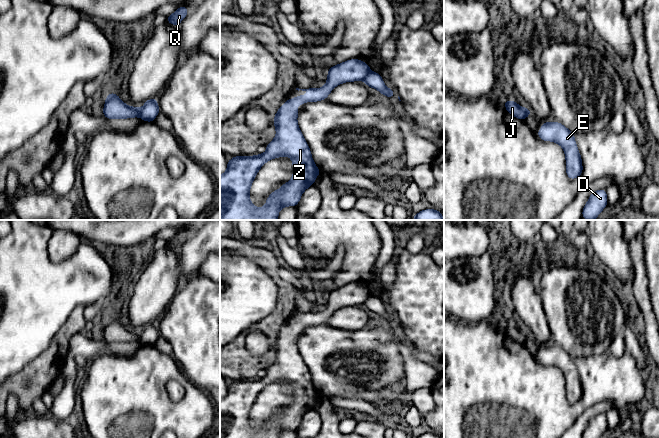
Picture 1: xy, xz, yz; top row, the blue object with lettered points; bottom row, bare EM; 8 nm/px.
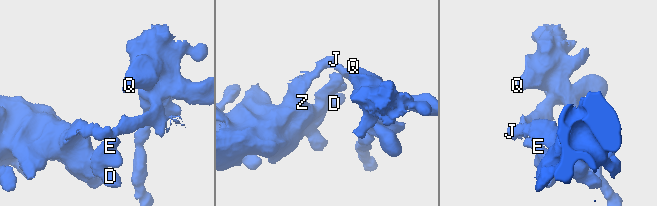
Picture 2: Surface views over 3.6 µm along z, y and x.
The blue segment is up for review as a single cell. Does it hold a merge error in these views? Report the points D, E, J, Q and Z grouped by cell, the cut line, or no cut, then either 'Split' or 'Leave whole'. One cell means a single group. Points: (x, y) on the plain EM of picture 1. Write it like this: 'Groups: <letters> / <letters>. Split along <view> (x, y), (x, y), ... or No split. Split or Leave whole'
Groups: D E J Z / Q. Split along xz (370, 295), (362, 303). Split

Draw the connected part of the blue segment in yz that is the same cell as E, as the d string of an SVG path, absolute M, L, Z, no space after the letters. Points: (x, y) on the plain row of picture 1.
M546 345L542 348L537 359L541 364L555 366L563 372L566 383L566 398L569 403L576 403L582 398L581 379L574 358L568 352L556 345Z

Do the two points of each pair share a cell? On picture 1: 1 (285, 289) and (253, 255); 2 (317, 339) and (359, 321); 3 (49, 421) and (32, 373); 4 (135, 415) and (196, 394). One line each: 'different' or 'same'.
1: same
2: different
3: different
4: same

